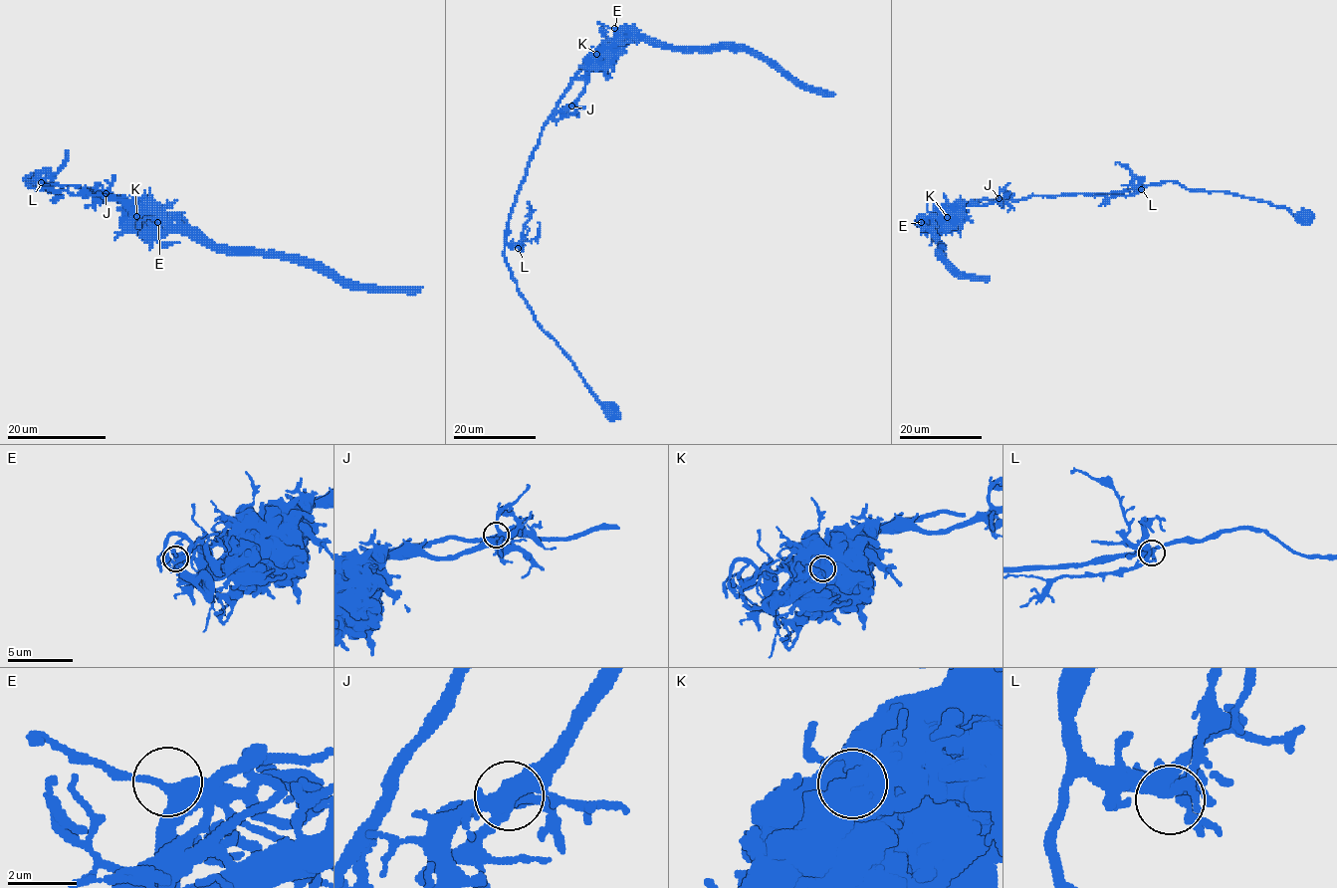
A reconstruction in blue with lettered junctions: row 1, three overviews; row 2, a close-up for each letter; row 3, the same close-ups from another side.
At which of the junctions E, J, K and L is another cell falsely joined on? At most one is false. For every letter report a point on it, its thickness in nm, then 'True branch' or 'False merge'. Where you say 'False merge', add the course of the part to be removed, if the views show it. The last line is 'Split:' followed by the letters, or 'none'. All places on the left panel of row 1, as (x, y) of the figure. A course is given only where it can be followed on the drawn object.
E: Place: (157, 222). Thickness 340 nm. True branch
J: Place: (106, 193). Thickness 460 nm. True branch
K: Place: (136, 216). Thickness 1100 nm. False merge. Course of the part to remove: (136, 216), (118, 199), (33, 188), (25, 178), (39, 173), (47, 183), (86, 187), (139, 214), (164, 217)
L: Place: (41, 182). Thickness 340 nm. True branch
Split: K

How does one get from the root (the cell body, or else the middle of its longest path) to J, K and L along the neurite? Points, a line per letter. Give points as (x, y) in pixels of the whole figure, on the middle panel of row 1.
J: (612, 412), (601, 404), (570, 357), (536, 322), (504, 255), (510, 210), (541, 127), (556, 110), (571, 106)
K: (612, 412), (601, 404), (570, 357), (536, 322), (504, 255), (510, 210), (541, 127), (571, 80), (597, 54)
L: (612, 412), (610, 414), (601, 404), (570, 357), (536, 322), (504, 255), (507, 245), (518, 248)

